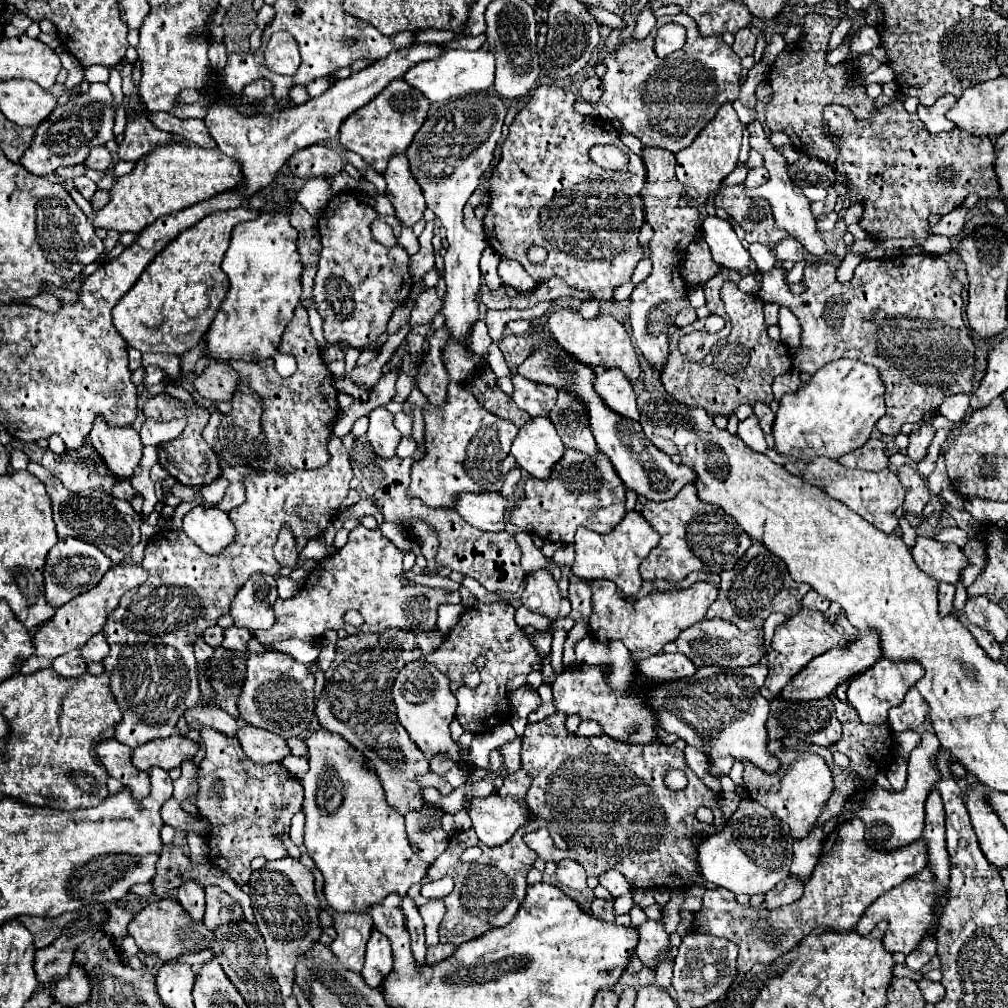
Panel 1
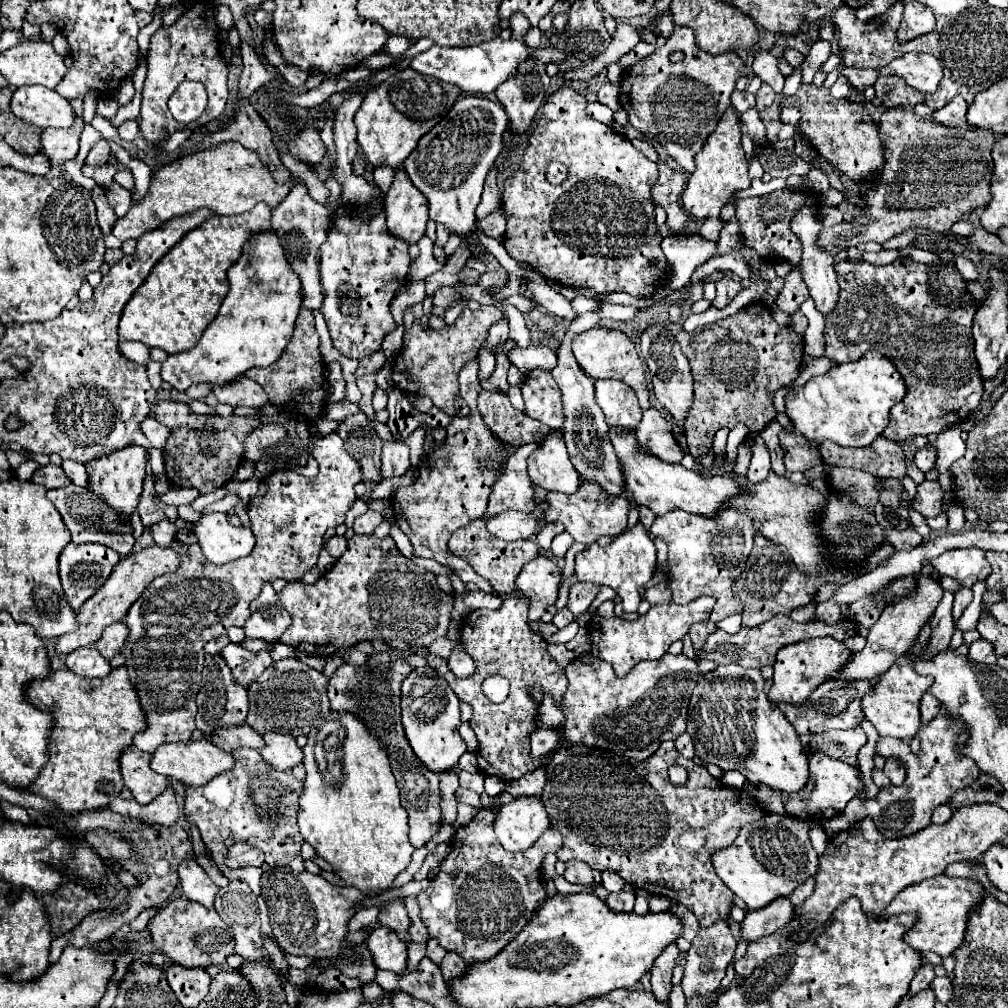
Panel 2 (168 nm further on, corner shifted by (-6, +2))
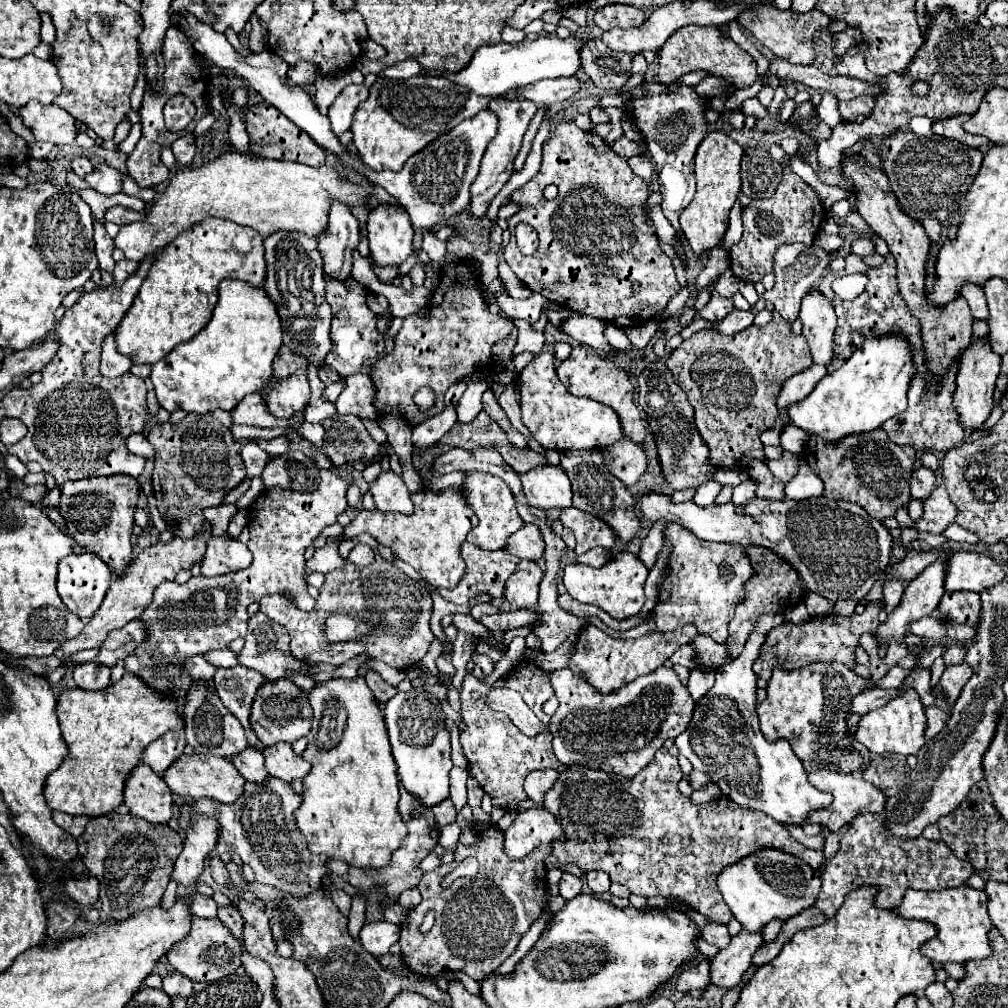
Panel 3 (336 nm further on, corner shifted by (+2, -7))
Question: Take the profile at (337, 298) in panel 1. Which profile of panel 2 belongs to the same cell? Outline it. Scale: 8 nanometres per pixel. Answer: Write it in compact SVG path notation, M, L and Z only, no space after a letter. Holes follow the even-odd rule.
M356 212L332 216L332 228L320 246L320 282L324 288L322 314L332 344L348 358L364 358L380 350L382 338L396 328L390 314L394 294L408 284L408 242L392 236L384 224L384 212L362 220Z

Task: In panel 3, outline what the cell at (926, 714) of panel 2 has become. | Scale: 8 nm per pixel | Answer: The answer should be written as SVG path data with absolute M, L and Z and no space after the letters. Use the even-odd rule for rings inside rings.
M928 707L926 709L926 717L928 717L928 729L926 729L926 737L934 737L936 733L940 733L950 717L950 713L942 711L940 707Z

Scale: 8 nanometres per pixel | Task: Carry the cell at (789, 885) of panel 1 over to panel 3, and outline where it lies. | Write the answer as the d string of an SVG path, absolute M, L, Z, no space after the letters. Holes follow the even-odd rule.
M742 929L740 935L732 937L730 945L724 947L710 961L710 983L720 989L730 989L742 981L742 973L750 967L754 951L762 945L760 933L748 933Z

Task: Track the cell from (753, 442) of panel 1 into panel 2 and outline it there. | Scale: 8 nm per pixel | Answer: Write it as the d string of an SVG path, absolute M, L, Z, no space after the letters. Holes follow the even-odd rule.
M754 432L746 438L746 442L752 448L752 460L750 460L750 468L748 468L748 480L750 482L760 482L770 472L770 452L768 452L768 446L764 444L762 436L754 434Z

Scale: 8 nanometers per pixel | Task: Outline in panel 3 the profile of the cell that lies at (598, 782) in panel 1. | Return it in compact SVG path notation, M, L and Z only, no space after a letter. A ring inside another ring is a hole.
M666 747L634 779L574 765L574 781L570 779L570 771L564 771L544 799L544 809L562 823L568 837L566 841L554 841L552 855L560 863L580 867L582 873L602 869L614 883L626 885L634 895L680 899L724 925L732 919L732 913L716 889L720 869L760 849L792 853L812 869L822 865L822 851L812 851L798 843L772 817L734 805L724 795L704 805L694 805L678 791L680 779L678 759Z

